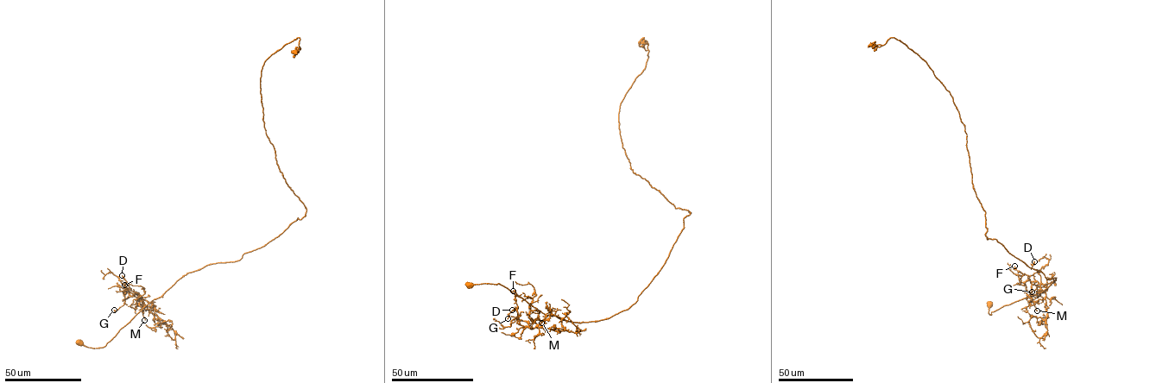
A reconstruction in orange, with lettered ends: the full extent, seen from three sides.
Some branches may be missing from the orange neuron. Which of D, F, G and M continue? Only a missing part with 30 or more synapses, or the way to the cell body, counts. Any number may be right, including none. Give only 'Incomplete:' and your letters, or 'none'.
Incomplete: none

